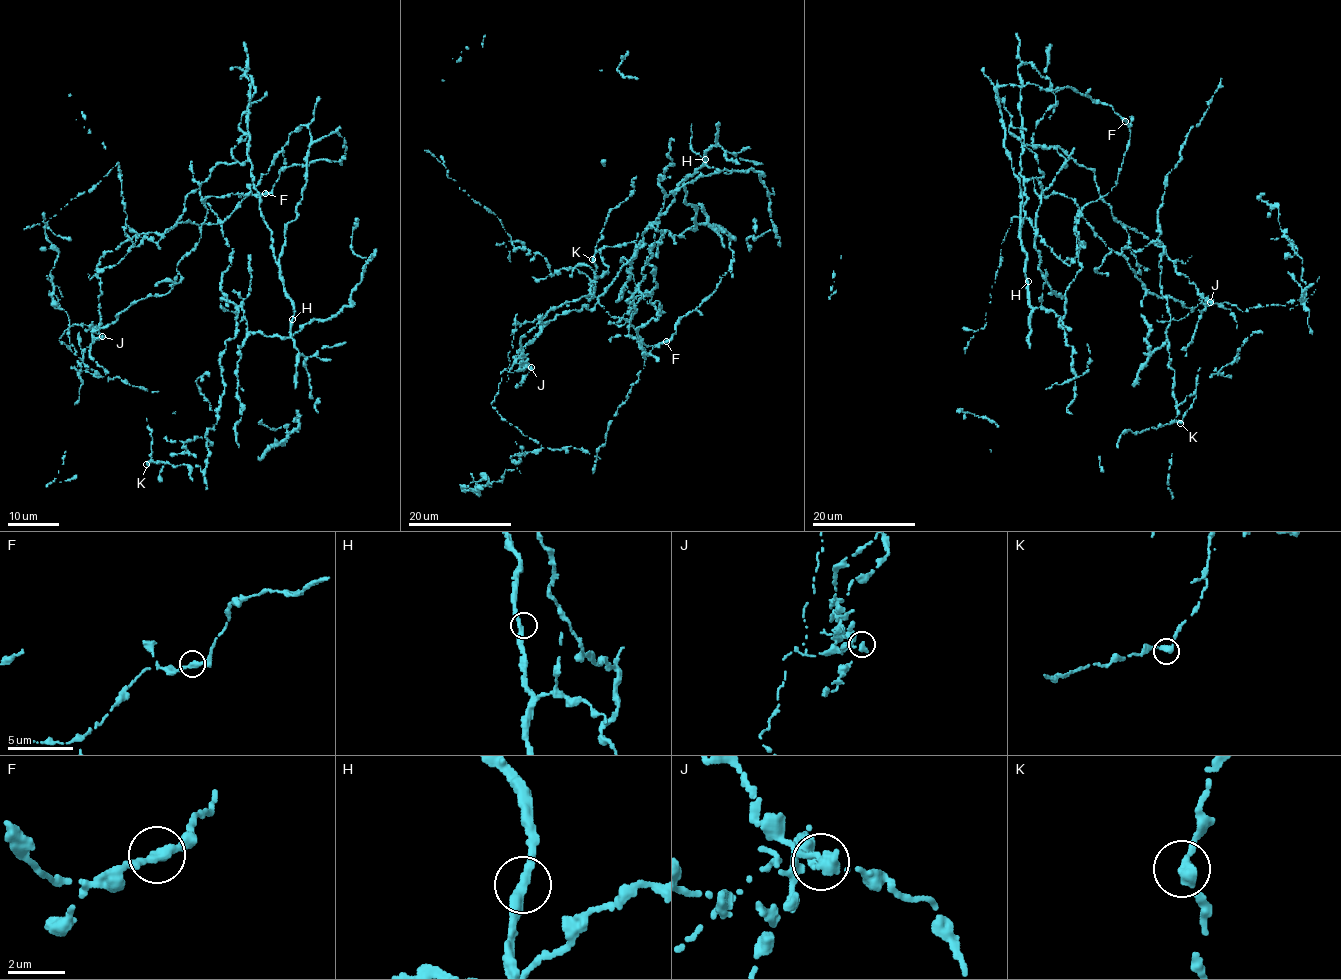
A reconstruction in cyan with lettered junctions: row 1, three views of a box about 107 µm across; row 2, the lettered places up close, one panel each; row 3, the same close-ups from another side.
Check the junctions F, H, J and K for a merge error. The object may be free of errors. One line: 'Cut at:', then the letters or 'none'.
Cut at: J

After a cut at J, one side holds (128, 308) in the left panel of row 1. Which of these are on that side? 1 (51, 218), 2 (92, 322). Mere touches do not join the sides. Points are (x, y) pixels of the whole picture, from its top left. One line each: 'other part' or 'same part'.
1: same part
2: other part

